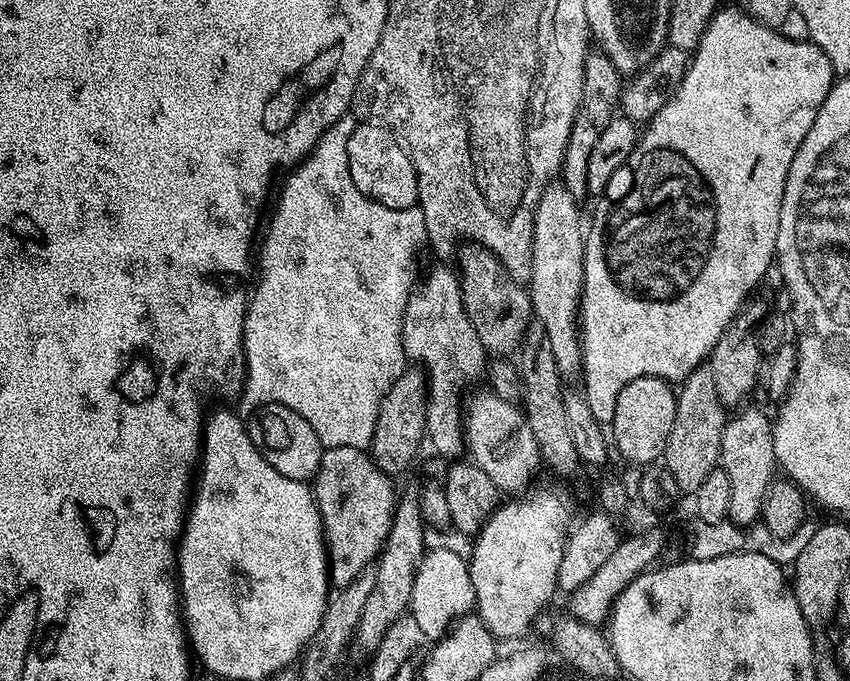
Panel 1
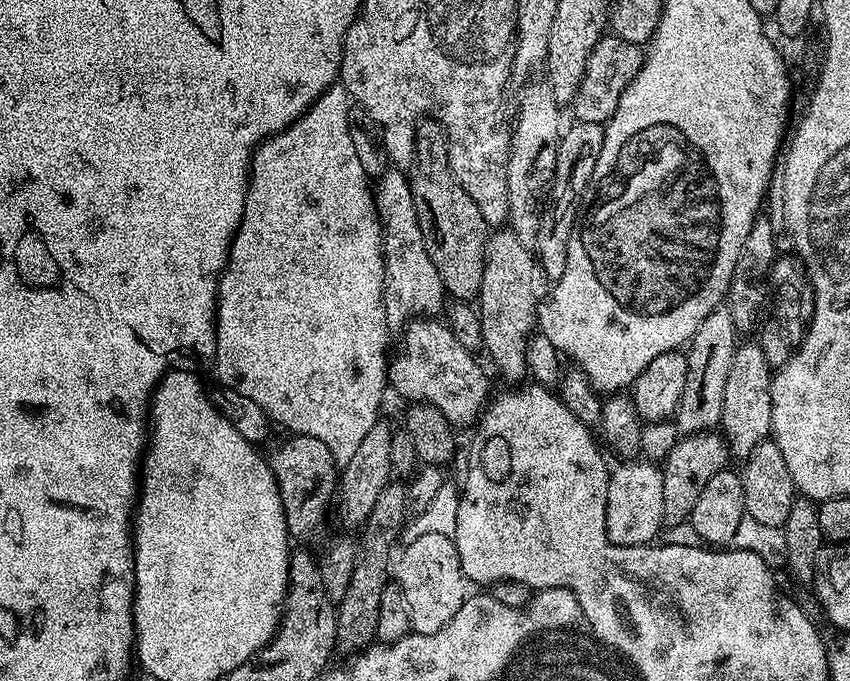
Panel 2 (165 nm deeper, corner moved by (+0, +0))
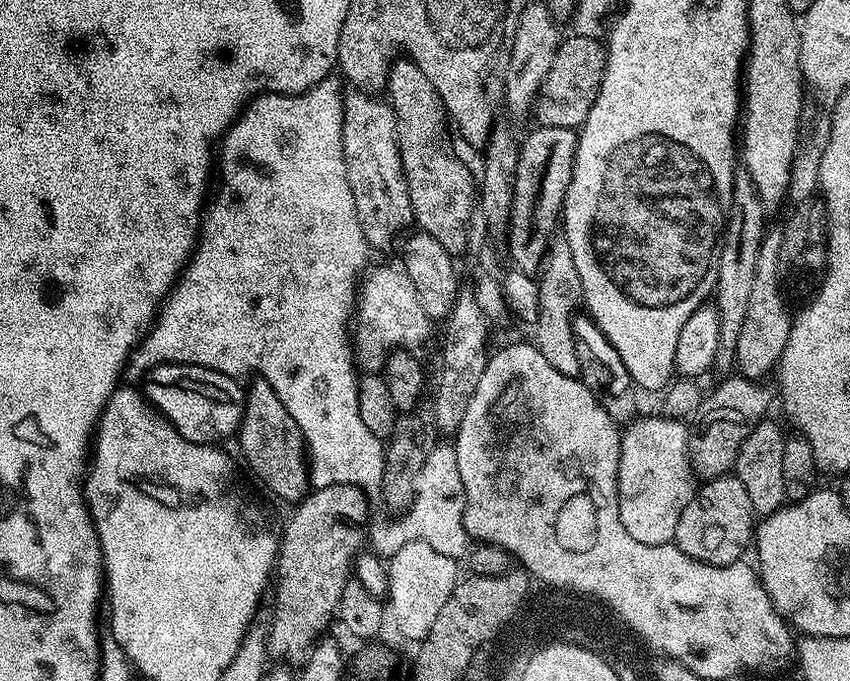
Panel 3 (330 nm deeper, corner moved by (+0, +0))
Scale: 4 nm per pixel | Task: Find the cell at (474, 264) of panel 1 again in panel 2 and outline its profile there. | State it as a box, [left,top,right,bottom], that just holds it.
[410,118,490,302]

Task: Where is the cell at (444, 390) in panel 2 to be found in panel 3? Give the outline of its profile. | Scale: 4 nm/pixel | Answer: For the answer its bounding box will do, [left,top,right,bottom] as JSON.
[350,264,433,373]

